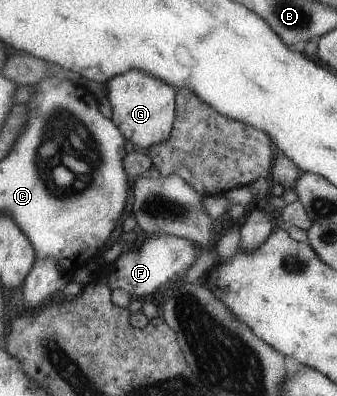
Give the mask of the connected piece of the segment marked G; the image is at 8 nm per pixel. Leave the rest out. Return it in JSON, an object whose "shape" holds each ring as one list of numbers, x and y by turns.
{"shape":[[132,70,111,77,106,85,104,92,111,105,112,123,126,141,148,149,168,139,176,117,176,90,171,85,144,72]]}

